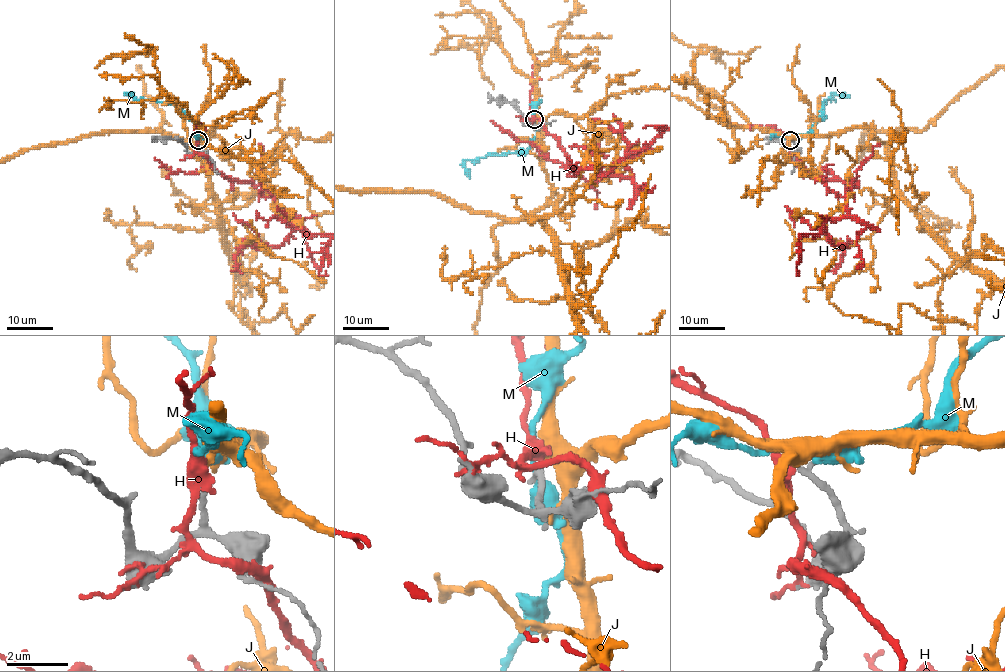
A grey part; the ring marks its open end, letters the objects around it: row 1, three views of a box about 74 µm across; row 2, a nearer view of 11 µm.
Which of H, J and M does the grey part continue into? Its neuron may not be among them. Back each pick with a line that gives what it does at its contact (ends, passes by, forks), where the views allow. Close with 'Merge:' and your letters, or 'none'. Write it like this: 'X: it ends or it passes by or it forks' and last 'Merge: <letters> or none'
J: it ends
Merge: J

